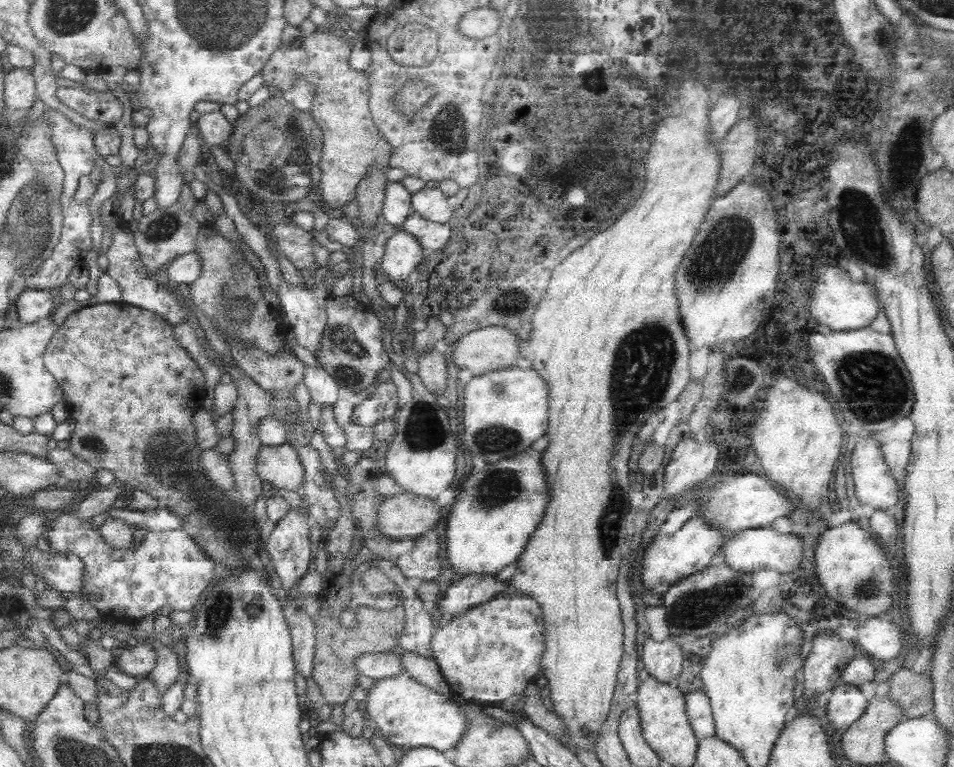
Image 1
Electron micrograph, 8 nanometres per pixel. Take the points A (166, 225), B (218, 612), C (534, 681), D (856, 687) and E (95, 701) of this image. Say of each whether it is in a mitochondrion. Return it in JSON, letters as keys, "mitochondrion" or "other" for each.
{"A":"mitochondrion","B":"mitochondrion","C":"other","D":"other","E":"other"}

